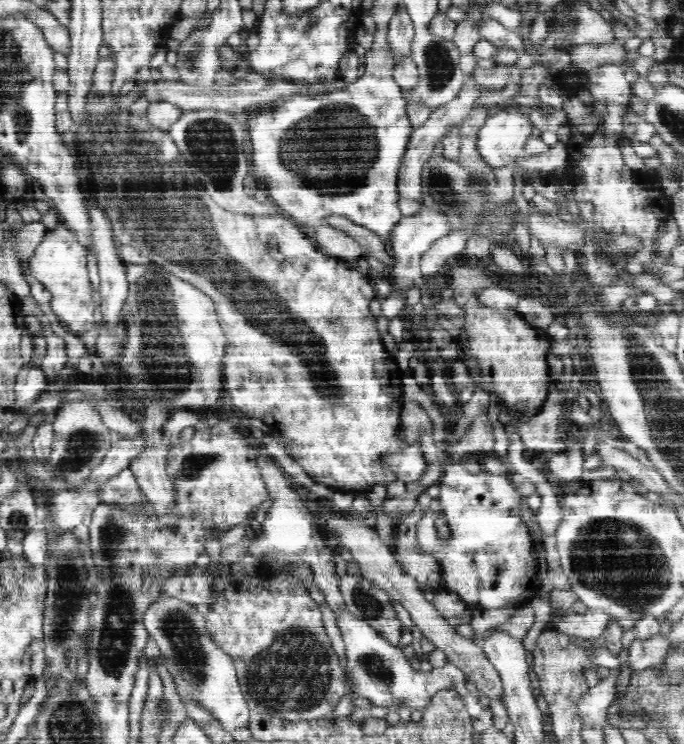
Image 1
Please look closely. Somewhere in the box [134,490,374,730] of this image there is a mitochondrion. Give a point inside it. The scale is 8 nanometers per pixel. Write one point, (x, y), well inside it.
(293, 674)

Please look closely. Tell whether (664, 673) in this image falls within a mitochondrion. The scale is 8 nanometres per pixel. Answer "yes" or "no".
no

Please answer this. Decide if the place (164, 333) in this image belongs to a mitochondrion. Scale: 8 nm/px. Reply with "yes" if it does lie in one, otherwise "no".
yes

